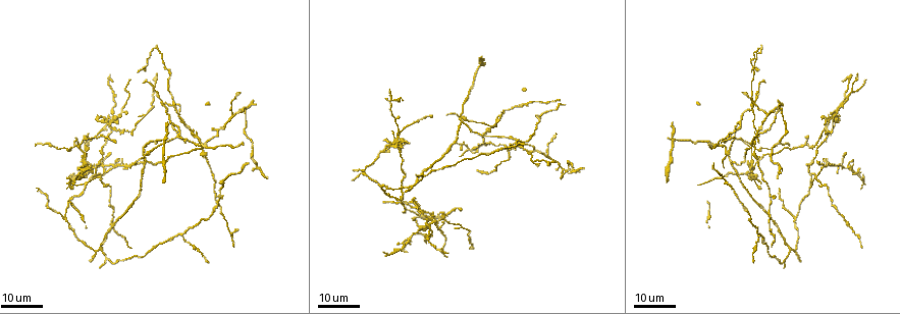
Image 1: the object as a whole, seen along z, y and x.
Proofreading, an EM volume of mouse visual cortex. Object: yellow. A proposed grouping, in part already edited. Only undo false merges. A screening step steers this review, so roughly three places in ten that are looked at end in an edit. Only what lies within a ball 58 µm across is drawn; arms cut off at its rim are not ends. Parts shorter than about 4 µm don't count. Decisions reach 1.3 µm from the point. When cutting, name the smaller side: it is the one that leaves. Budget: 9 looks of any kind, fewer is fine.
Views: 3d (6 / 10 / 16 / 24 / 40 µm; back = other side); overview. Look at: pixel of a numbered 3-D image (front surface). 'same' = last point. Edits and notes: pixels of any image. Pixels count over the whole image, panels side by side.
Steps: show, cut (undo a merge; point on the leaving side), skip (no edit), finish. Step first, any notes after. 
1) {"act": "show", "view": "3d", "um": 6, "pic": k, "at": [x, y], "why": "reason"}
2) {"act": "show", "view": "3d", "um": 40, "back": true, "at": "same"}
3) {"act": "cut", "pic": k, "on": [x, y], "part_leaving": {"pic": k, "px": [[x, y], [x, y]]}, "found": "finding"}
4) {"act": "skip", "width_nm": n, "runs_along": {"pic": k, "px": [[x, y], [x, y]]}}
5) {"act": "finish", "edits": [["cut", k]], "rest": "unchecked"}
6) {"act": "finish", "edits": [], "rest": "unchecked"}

{"act": "show", "view": "3d", "um": 24, "pic": 1, "at": [113, 95], "why": "sudden change in width"}

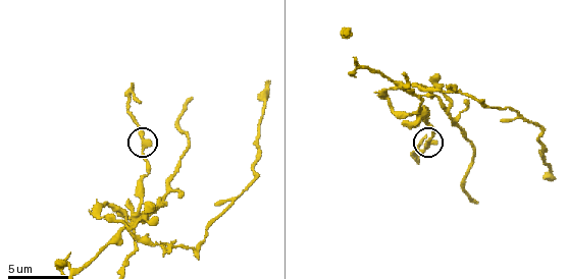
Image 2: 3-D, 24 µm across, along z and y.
{"act": "show", "view": "3d", "um": 10, "pic": 2, "at": [143, 146]}

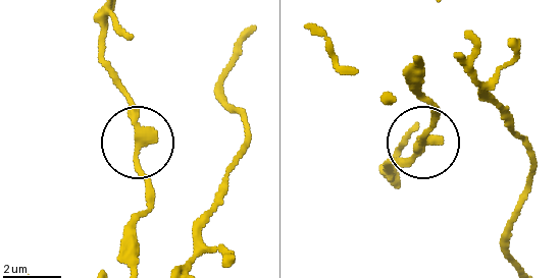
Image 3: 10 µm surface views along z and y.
{"act": "skip", "runs_along": {"pic": 3, "px": [[133, 268], [133, 224], [148, 180], [141, 121], [118, 73]]}, "found": "one cell here"}

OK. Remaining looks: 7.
{"act": "show", "view": "3d", "um": 24, "pic": 1, "at": [111, 188], "why": "thick turns thin"}

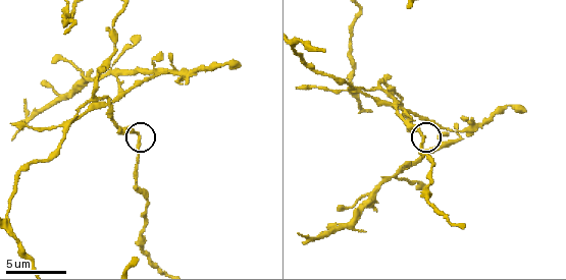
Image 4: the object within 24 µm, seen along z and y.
{"act": "show", "view": "3d", "um": 6, "pic": 4, "at": [138, 132], "why": "zoom in"}

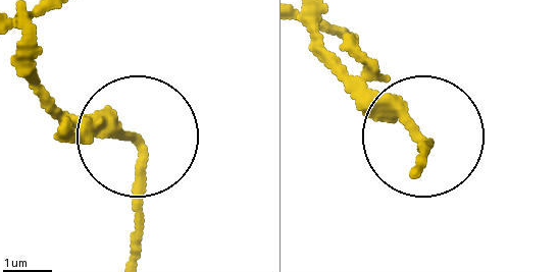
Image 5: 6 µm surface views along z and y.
{"act": "show", "view": "3d", "um": 6, "back": true, "pic": 5, "at": [132, 142], "why": "from behind"}

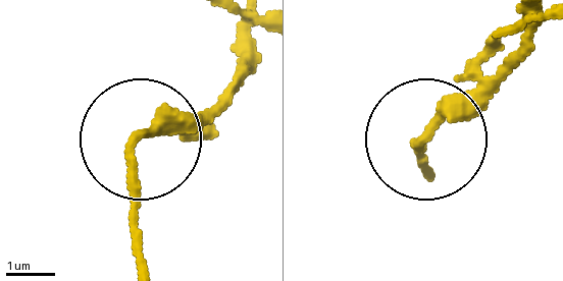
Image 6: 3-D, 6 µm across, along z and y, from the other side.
{"act": "skip", "runs_along": {"pic": 6, "px": [[256, 45], [203, 106], [134, 154], [130, 247]]}, "found": "one cell here"}

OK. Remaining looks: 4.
{"act": "show", "view": "3d", "um": 10, "pic": 4, "at": [115, 21], "why": "thick turns thin"}

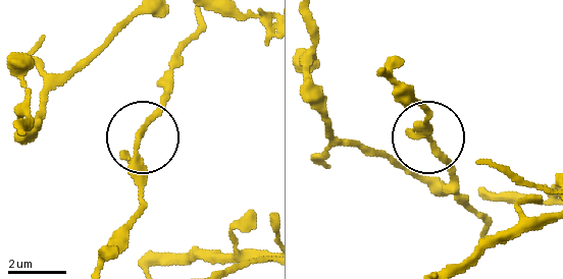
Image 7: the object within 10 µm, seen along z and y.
{"act": "skip", "runs_along": {"pic": 7, "px": [[97, 263], [138, 204], [141, 146], [169, 90]]}, "found": "continuous, no second cell"}

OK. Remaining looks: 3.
{"act": "show", "view": "3d", "um": 24, "pic": 1, "at": [751, 144]}

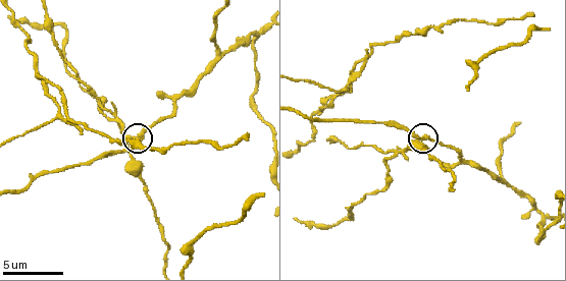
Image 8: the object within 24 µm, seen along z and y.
{"act": "show", "view": "3d", "um": 10, "at": "same"}

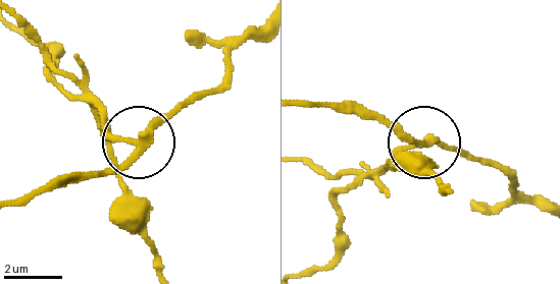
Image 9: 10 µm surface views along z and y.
{"act": "cut", "pic": 9, "on": [109, 128], "arms": 4, "part_leaving": {"pic": 9, "px": [[134, 140], [107, 126], [93, 97], [19, 17]]}, "found": "a second cell is stuck on"}

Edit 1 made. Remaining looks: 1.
{"act": "finish", "edits": [["cut", 9]], "rest": "unchecked"}

